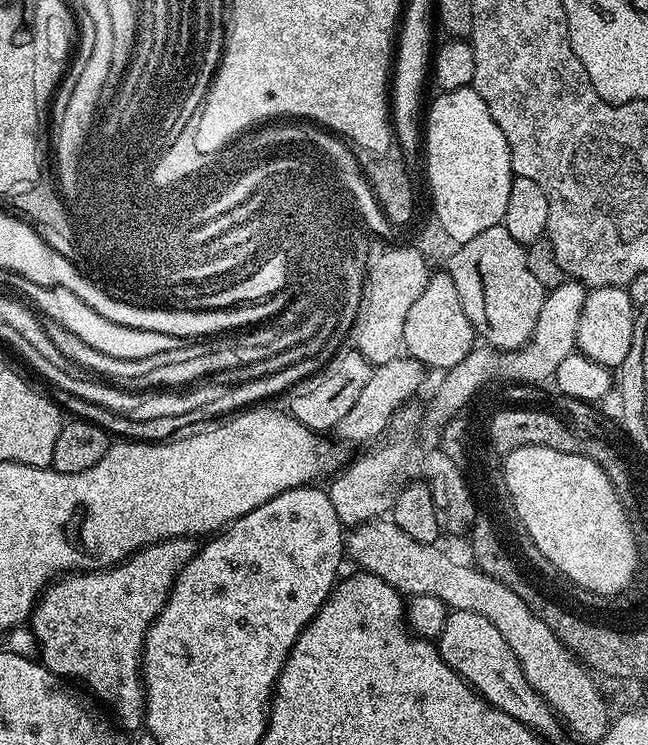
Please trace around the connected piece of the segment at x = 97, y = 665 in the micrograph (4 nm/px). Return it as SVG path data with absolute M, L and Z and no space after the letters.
M179 536L146 546L106 568L61 575L41 592L32 609L30 625L40 647L40 663L58 677L79 682L101 705L109 704L121 729L144 724L144 639L176 575L197 551L195 539Z

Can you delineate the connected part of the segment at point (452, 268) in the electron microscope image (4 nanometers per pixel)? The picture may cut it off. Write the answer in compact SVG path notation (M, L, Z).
M497 226L482 230L478 238L470 238L470 242L459 245L455 251L452 261L446 265L446 271L454 282L454 290L458 290L462 310L466 310L466 318L470 318L477 337L496 350L521 348L534 334L534 326L538 322L538 314L542 314L542 302L546 295L542 282L537 282L530 271L525 245L514 242L505 228Z

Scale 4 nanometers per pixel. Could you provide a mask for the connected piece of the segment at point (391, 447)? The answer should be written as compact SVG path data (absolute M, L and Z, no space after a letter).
M400 440L394 441L393 444L383 444L376 446L381 448L358 457L353 464L351 461L331 481L333 484L327 485L326 491L330 502L334 502L334 510L338 514L340 523L345 526L365 524L368 520L375 520L391 513L392 506L396 502L396 493L405 483L404 470L406 471L408 463L409 445Z

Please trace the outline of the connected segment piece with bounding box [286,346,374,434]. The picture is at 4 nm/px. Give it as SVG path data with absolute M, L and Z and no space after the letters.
M347 347L336 357L333 355L323 370L315 372L310 379L296 385L294 391L287 397L289 398L287 411L298 423L312 432L331 433L336 424L342 422L342 417L350 411L350 406L354 406L354 402L361 396L366 382L370 382L374 366L357 348Z

